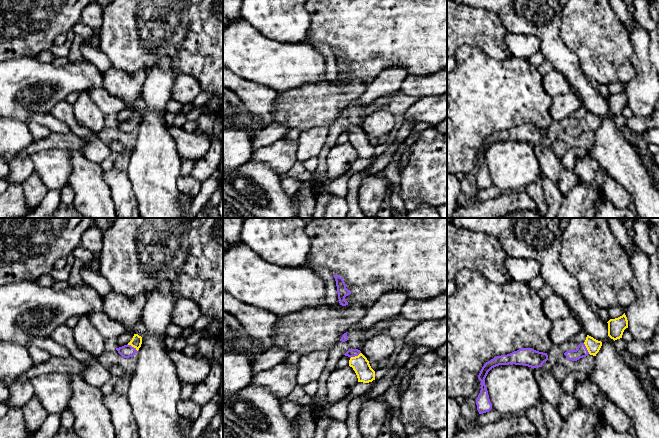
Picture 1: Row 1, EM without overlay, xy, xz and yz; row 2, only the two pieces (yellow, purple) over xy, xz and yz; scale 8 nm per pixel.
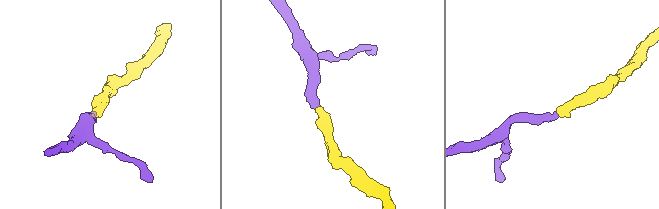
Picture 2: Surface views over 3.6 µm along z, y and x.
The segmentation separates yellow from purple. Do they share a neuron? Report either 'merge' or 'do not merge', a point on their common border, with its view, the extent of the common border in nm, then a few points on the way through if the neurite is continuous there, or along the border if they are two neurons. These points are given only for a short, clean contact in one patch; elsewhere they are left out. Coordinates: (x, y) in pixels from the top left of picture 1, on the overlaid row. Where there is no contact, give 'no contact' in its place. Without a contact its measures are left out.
merge | xy (132, 346) | 100 nm | across xy (136, 341), (132, 346), (126, 351)

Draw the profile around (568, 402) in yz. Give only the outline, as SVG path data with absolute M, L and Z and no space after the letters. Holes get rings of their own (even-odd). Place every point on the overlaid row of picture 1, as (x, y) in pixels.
M562 392L557 408L563 419L568 418L571 415L572 411L577 408L577 406L578 401L574 393Z

